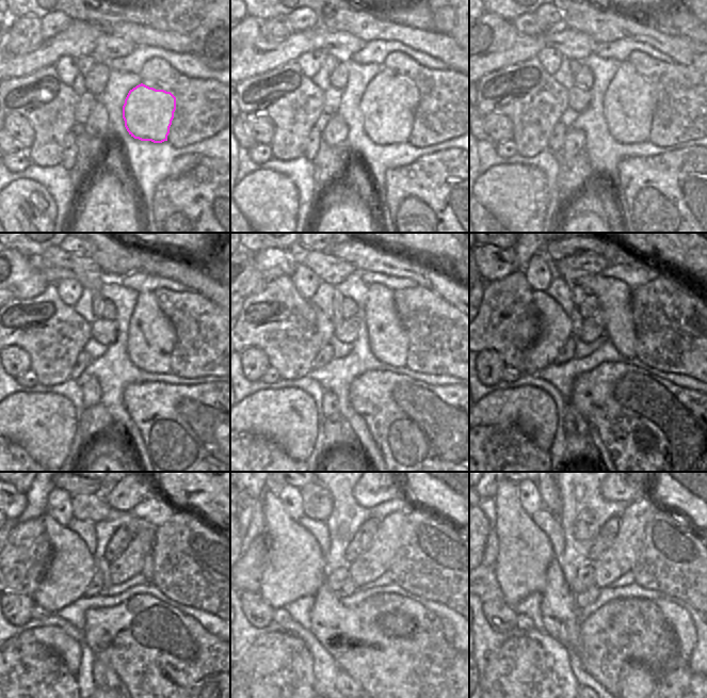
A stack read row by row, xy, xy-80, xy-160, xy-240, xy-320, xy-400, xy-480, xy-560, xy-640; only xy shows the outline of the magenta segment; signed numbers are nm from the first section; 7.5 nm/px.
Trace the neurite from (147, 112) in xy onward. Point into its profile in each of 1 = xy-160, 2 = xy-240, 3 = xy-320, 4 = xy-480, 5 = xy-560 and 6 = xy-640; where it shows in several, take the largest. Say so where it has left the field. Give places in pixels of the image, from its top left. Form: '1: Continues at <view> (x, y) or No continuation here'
1: Continues at xy-160 (629, 104)
2: Continues at xy-240 (151, 337)
3: Continues at xy-320 (388, 340)
4: Continues at xy-480 (93, 508)
5: Continues at xy-560 (317, 503)
6: Continues at xy-640 (549, 493)

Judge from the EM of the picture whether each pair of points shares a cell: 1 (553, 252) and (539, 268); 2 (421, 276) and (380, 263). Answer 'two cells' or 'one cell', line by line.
1: two cells
2: one cell

